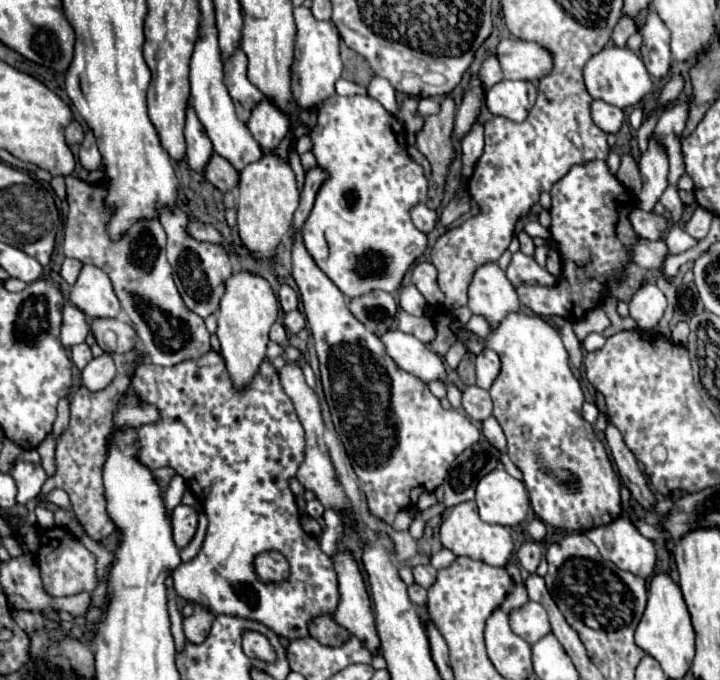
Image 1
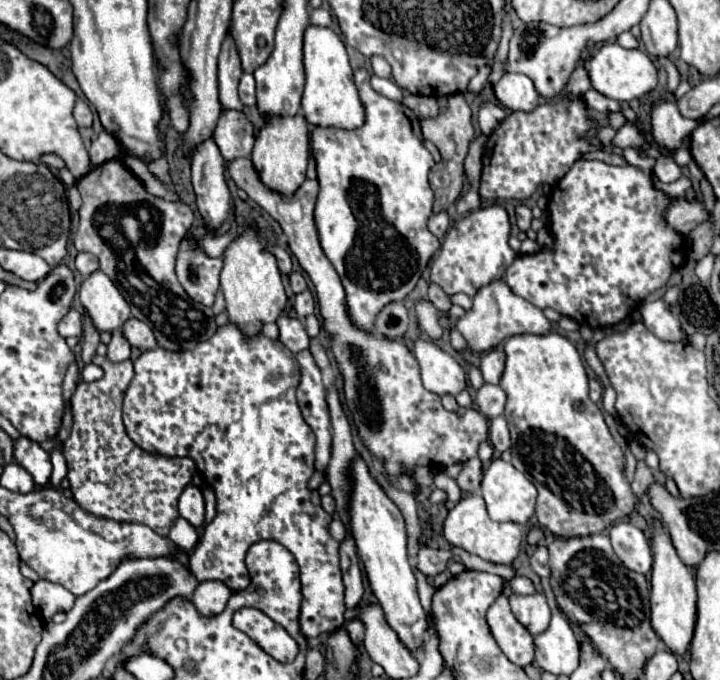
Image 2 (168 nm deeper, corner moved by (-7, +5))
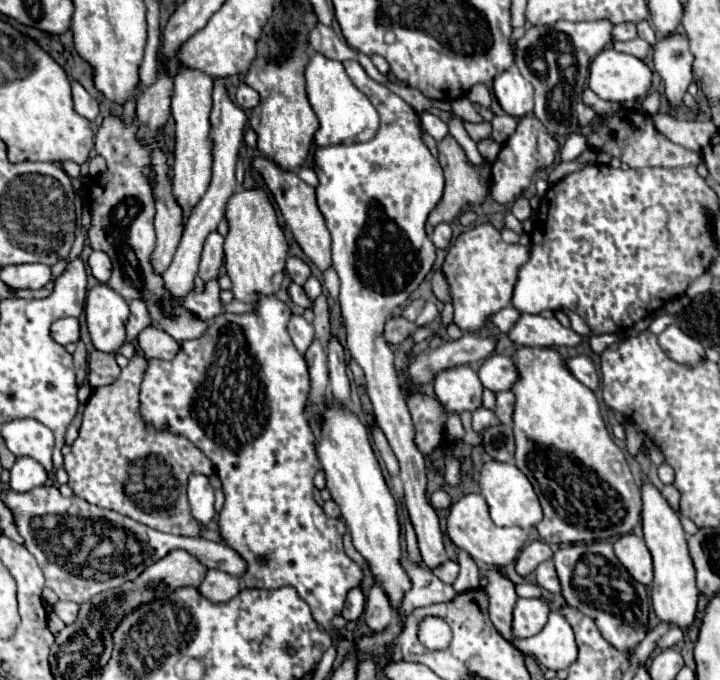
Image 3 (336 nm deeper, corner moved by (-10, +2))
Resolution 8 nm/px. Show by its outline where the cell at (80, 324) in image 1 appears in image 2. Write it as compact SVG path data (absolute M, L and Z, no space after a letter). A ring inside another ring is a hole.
M71 308L69 314L59 322L59 334L63 338L69 338L69 336L81 336L83 334L83 326L81 326L81 314Z

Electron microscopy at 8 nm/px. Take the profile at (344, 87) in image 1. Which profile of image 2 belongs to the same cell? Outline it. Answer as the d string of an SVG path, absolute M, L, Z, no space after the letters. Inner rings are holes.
M374 75L374 80L371 82L374 90L389 99L401 102L403 100L403 92L397 87L396 83L391 79L383 79Z

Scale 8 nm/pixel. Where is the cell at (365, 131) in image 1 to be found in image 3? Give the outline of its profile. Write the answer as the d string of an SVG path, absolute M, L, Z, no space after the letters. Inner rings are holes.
M346 61L344 67L352 77L354 85L376 107L380 115L380 127L376 137L370 139L368 143L328 145L328 147L316 149L314 171L320 179L320 185L316 187L316 199L318 199L318 209L324 215L326 227L332 235L332 265L340 277L338 301L342 307L342 317L346 321L346 347L364 371L366 391L374 405L376 421L384 431L394 455L400 461L400 479L404 483L404 505L408 507L408 515L418 537L422 559L428 569L434 569L440 563L444 563L448 557L442 543L438 515L430 505L430 501L426 499L426 459L424 455L420 455L420 451L414 445L414 427L400 391L400 381L394 369L392 351L384 339L384 323L394 309L402 307L408 301L410 293L418 289L418 285L424 281L424 277L430 273L436 261L436 247L426 233L426 219L442 197L444 177L442 177L442 167L438 159L428 151L428 147L422 141L422 127L420 127L418 113L406 101L394 95L390 89L370 79L358 61Z

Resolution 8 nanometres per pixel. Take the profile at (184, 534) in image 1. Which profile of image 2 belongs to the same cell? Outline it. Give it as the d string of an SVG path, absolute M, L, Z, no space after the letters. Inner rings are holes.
M189 484L181 498L179 498L179 514L189 522L193 524L195 528L199 528L205 520L205 502L203 502L203 494L197 486Z

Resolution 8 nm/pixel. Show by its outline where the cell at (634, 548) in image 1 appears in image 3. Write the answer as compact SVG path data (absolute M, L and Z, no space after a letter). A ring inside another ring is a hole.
M634 533L622 535L614 543L614 553L636 581L644 585L652 583L652 555L642 537Z

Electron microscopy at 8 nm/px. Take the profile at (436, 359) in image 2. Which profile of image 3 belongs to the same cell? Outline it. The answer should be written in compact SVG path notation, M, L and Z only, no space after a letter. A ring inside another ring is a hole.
M468 365L450 367L436 373L434 393L448 411L474 411L480 407L482 383Z

